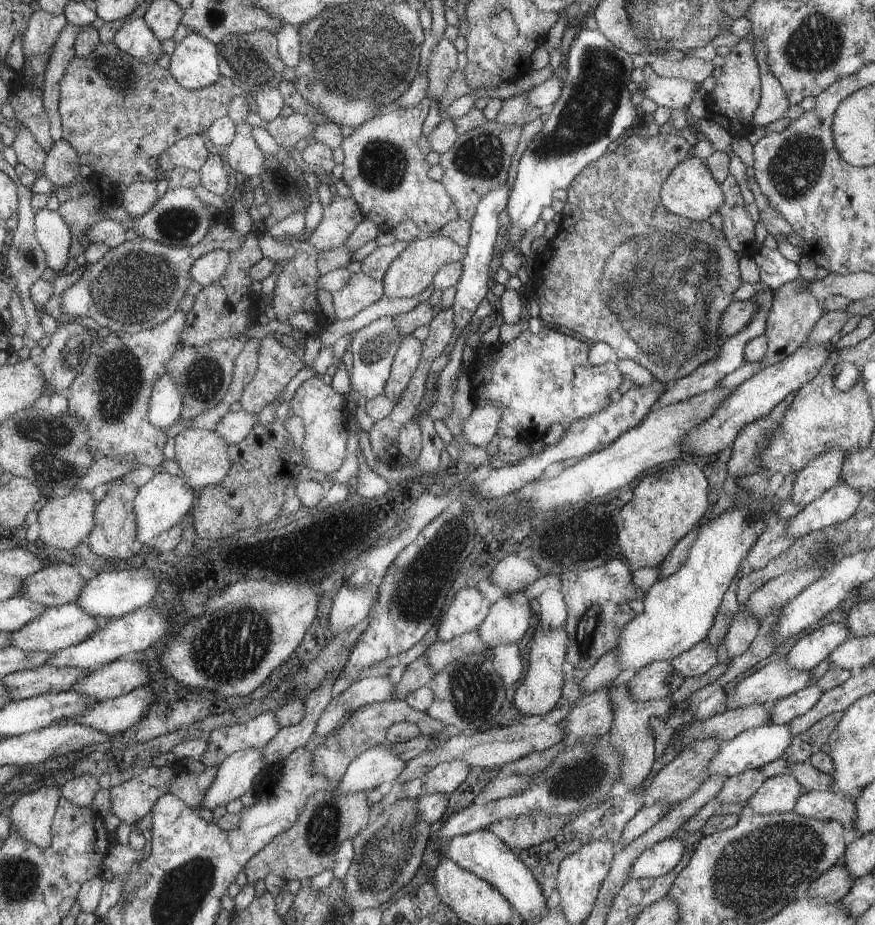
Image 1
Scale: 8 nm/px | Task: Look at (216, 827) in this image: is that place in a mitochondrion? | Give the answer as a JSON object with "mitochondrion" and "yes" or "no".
{"mitochondrion":"no"}

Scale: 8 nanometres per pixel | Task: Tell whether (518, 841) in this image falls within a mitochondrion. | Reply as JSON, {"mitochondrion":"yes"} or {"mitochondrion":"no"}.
{"mitochondrion":"no"}

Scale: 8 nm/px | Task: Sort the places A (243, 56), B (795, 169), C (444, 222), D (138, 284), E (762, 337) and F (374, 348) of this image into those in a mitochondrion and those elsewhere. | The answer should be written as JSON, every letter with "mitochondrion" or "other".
{"A":"mitochondrion","B":"mitochondrion","C":"other","D":"mitochondrion","E":"other","F":"mitochondrion"}

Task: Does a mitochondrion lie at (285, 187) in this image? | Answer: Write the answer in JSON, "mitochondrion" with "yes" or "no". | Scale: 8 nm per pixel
{"mitochondrion":"yes"}

